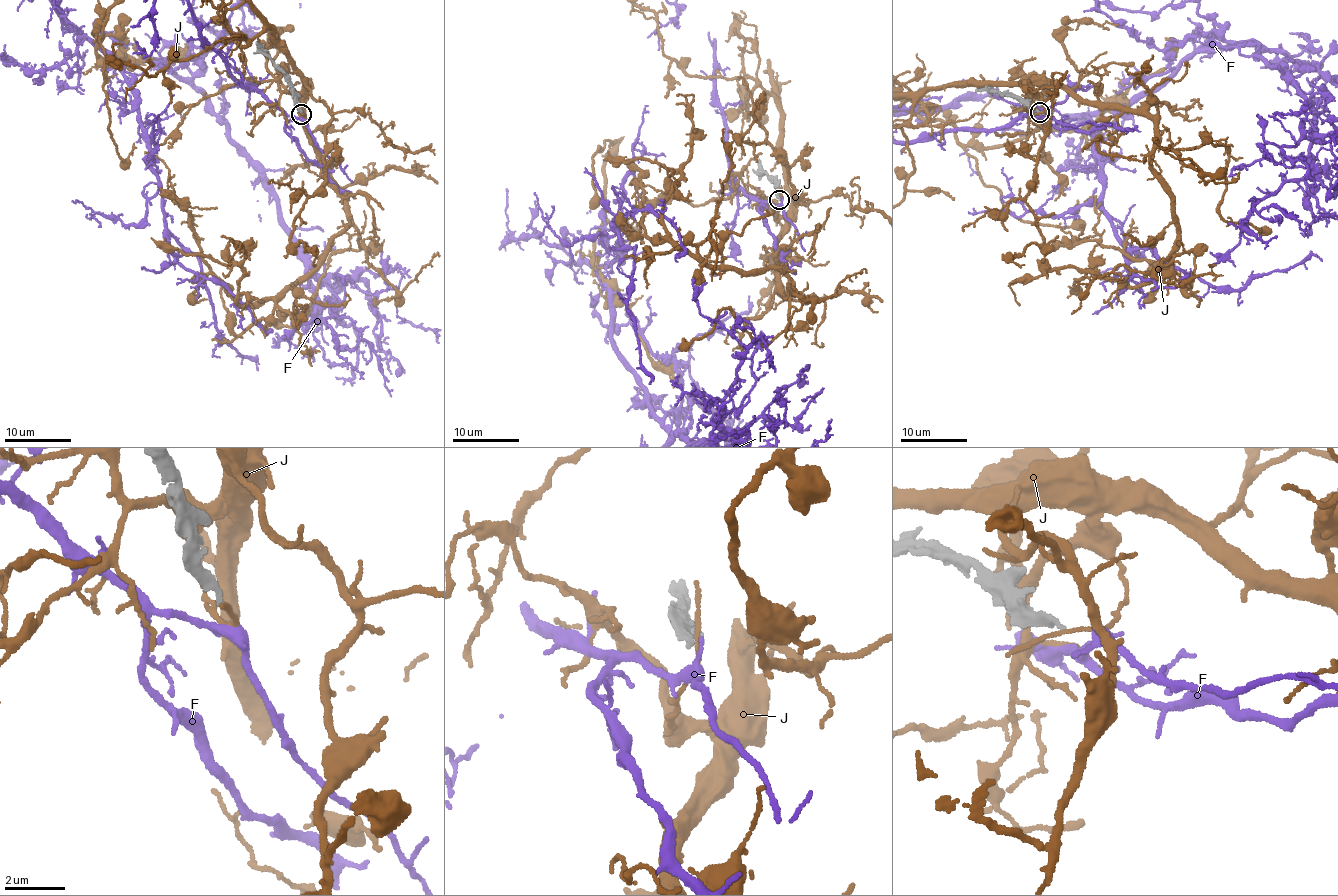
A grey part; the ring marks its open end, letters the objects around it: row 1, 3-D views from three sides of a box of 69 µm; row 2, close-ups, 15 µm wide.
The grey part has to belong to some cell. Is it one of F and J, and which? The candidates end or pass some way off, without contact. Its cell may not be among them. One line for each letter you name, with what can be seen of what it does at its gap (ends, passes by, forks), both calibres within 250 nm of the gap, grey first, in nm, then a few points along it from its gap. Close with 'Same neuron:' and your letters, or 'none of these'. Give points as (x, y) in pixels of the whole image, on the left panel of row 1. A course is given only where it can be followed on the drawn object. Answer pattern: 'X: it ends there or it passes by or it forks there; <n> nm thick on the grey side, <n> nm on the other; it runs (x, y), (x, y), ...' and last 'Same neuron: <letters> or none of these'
Same neuron: none of these

